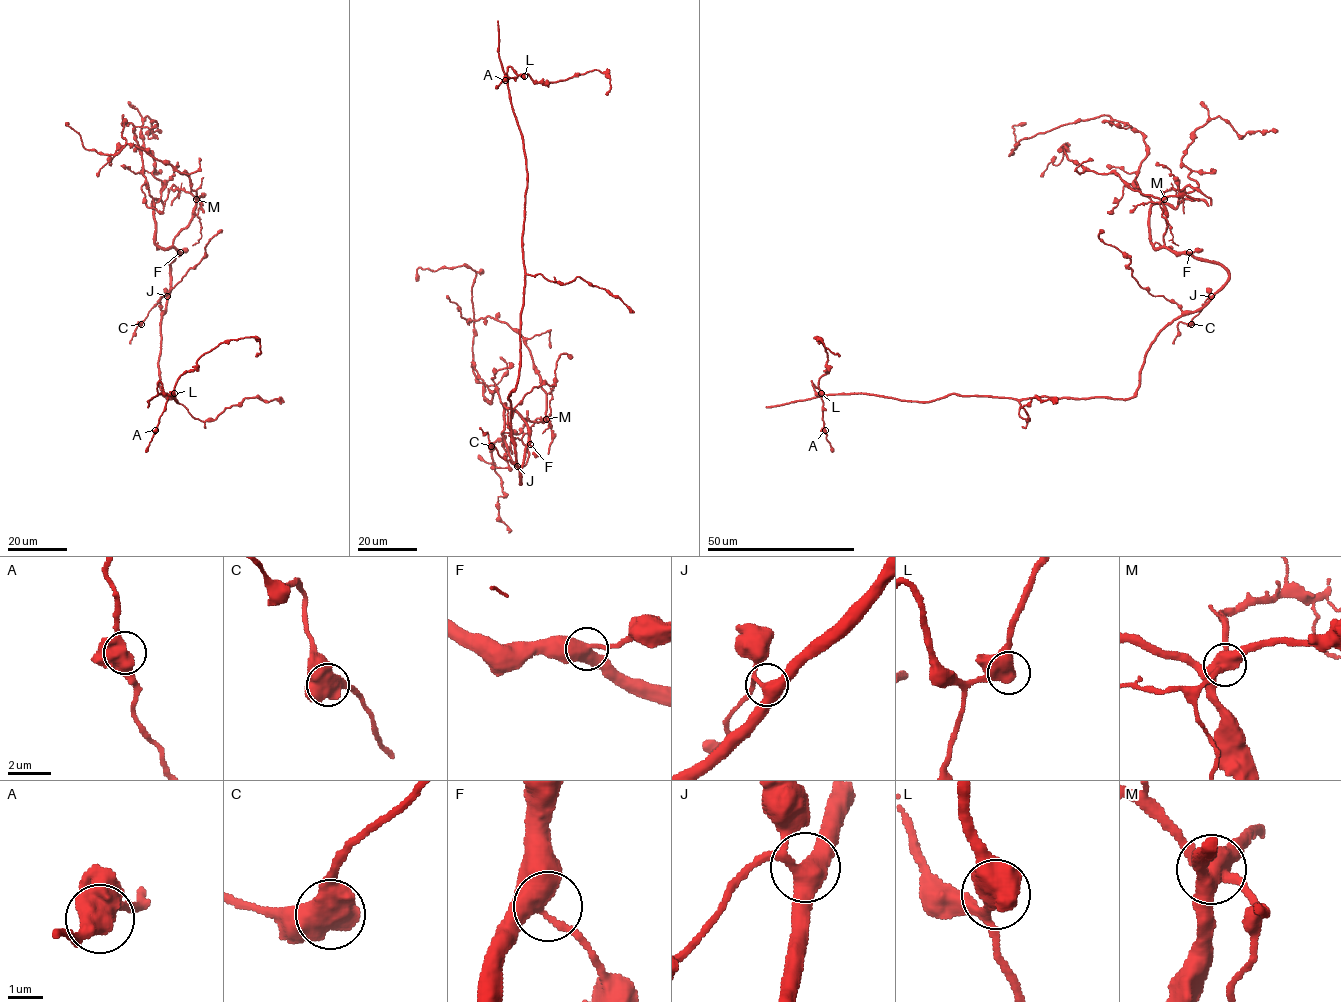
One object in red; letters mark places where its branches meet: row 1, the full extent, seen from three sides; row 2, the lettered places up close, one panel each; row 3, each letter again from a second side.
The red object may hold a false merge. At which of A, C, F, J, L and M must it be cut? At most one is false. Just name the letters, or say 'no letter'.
no letter

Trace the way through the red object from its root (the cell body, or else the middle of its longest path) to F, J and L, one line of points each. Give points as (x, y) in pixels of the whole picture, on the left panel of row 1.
F: (160, 342), (160, 320), (170, 288), (170, 264), (180, 252)
J: (160, 342), (160, 320), (167, 296)
L: (160, 342), (160, 387), (177, 402), (157, 394), (159, 381), (174, 393)

